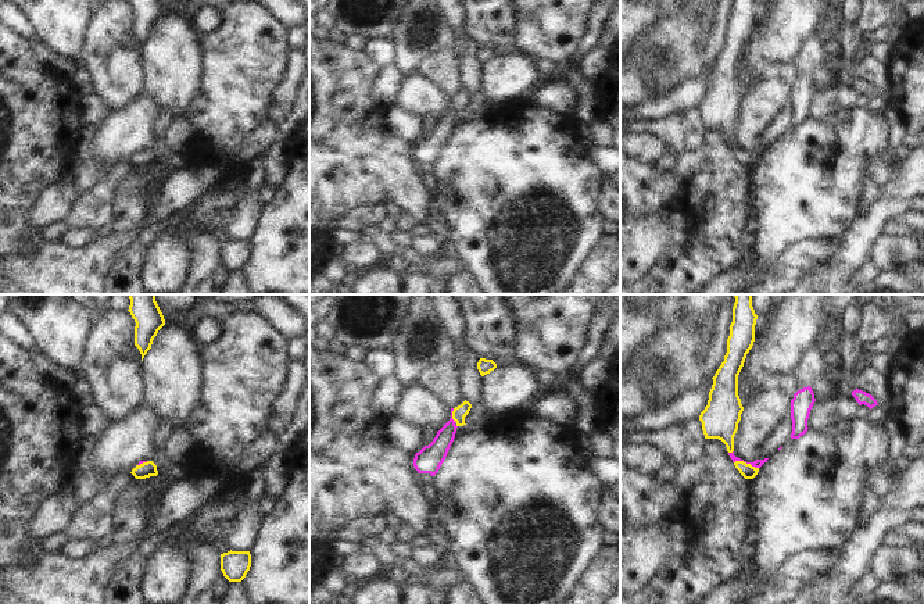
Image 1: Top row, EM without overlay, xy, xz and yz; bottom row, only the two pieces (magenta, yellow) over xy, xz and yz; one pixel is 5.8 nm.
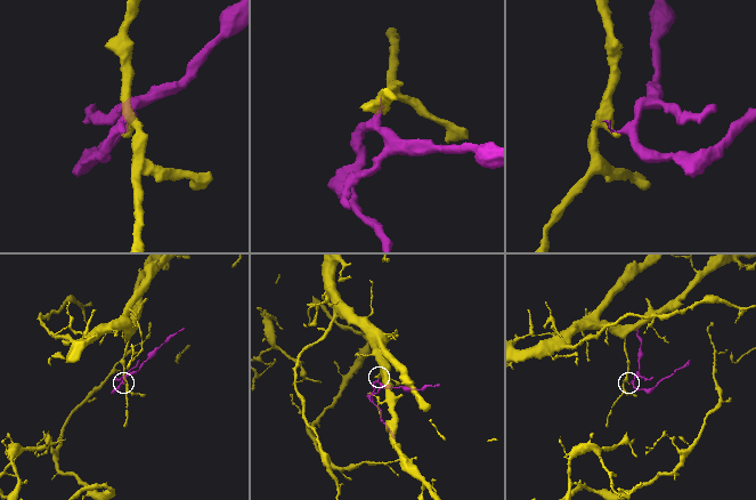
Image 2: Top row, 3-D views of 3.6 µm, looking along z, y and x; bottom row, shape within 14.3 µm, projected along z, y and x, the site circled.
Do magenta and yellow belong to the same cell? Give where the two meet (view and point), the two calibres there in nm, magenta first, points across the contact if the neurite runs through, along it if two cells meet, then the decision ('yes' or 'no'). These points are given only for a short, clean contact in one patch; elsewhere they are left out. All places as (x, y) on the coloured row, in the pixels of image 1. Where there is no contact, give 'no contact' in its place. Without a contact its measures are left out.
yz (747, 463) | 50/80 nm | across yz (758, 463), (747, 463), (745, 470) | yes

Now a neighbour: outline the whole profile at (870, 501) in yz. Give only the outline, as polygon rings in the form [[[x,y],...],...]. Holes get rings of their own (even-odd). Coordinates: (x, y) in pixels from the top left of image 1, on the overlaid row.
[[[867,485],[862,487],[860,498],[862,510],[869,514],[874,512],[882,501],[882,498],[877,497],[874,490]]]

